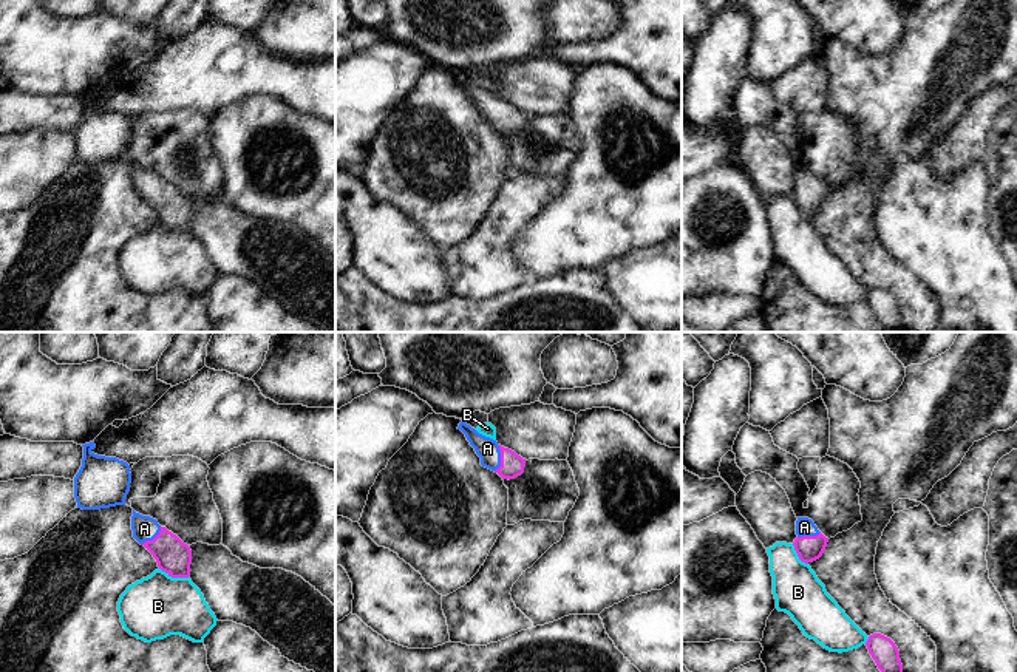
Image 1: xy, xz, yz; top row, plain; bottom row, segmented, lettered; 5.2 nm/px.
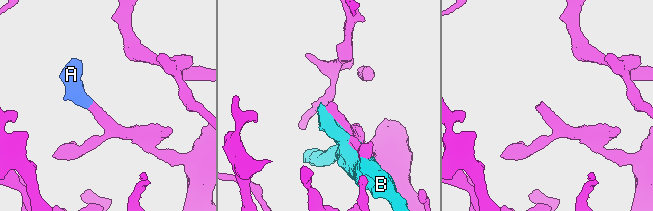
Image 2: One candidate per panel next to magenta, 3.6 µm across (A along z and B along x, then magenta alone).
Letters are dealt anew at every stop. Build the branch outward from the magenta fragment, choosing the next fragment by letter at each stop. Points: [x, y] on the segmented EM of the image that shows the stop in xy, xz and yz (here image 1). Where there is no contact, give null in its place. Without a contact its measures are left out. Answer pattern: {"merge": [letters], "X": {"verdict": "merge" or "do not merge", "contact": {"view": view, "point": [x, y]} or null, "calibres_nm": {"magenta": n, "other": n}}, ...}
{"merge": ["A"], "A": {"verdict": "merge", "contact": {"view": "xz", "point": [501, 459]}, "calibres_nm": {"magenta": 130, "other": 120}}, "B": {"verdict": "do not merge", "contact": {"view": "xy", "point": [173, 576]}, "calibres_nm": {"magenta": 180, "other": 320}}}

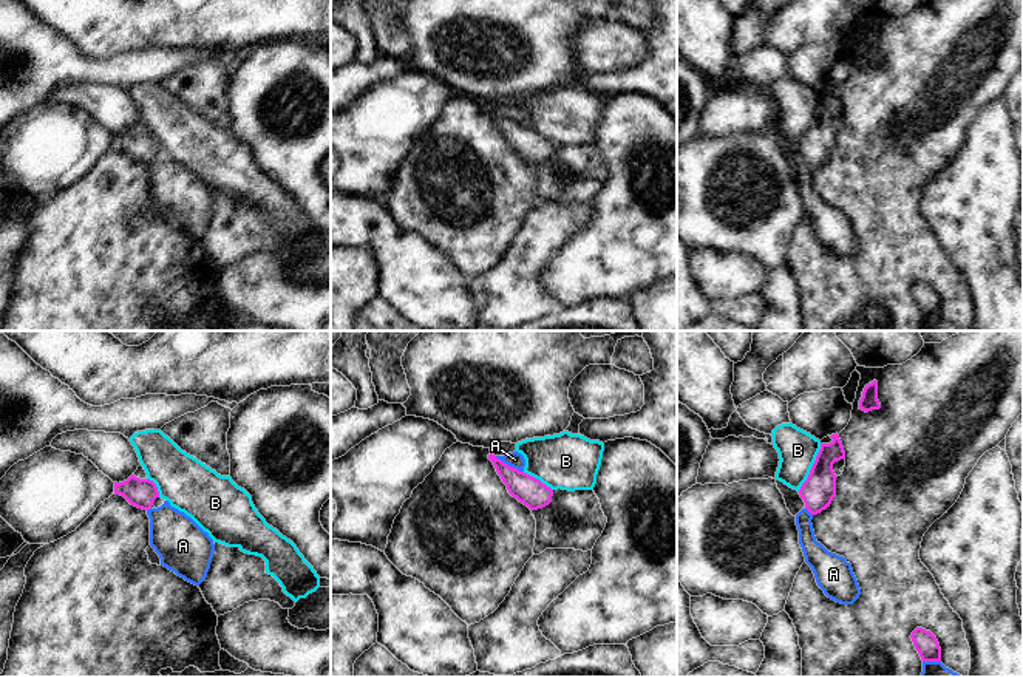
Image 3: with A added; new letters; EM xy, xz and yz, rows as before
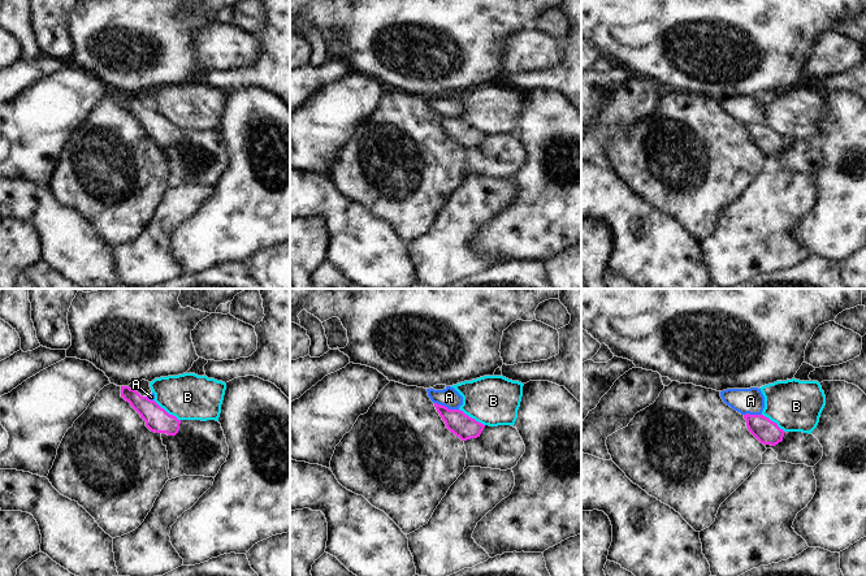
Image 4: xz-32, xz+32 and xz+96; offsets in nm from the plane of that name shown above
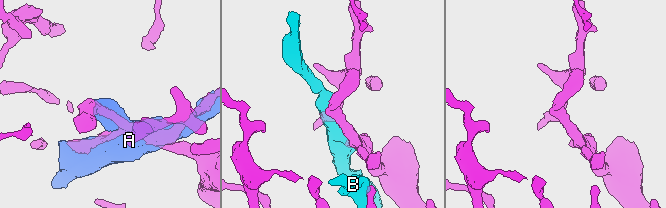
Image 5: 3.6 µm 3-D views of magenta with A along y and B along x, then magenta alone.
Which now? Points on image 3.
{"merge": [], "A": {"verdict": "do not merge", "contact": {"view": "xz", "point": [509, 466]}, "calibres_nm": {"magenta": 150, "other": 90}}, "B": {"verdict": "do not merge", "contact": {"view": "yz", "point": [812, 467]}, "calibres_nm": {"magenta": 170, "other": 200}}}

